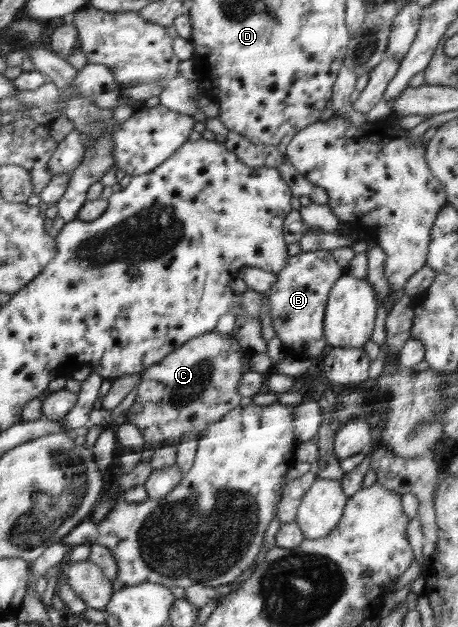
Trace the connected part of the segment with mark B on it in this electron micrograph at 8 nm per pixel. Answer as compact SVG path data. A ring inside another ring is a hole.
M329 250L299 252L290 256L290 262L285 269L276 274L279 279L268 290L270 294L270 314L273 330L281 343L291 346L295 352L305 354L321 354L326 338L323 338L323 318L329 305L329 290L334 289L335 280L341 278L343 268L335 262Z

